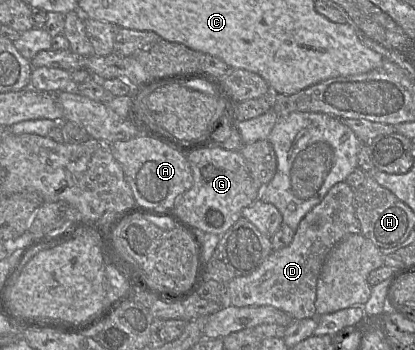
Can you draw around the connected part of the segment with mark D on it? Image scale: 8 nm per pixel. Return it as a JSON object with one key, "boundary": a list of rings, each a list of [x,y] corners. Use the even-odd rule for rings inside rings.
{"boundary":[[[345,181],[338,182],[302,218],[288,246],[272,251],[255,271],[227,284],[230,304],[272,306],[292,316],[293,320],[318,317],[315,307],[317,281],[325,258],[346,235],[358,233],[361,227],[354,209],[354,189]]]}

